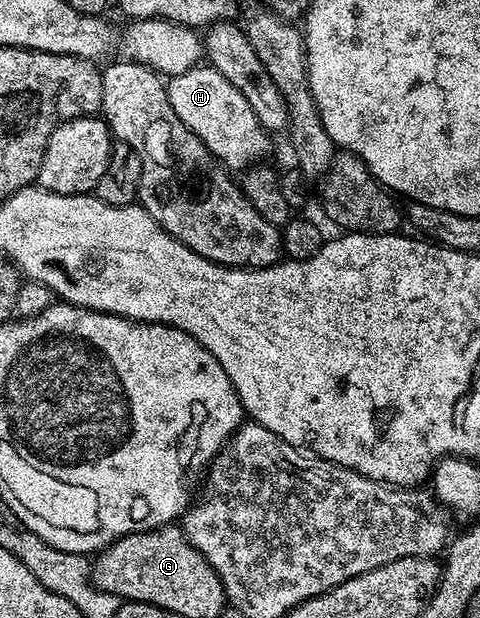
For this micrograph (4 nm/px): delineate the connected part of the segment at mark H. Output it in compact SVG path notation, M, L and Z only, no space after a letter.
M198 64L179 76L168 79L169 103L175 108L175 116L203 145L213 157L230 172L248 171L269 154L270 131L263 128L259 116L247 104L247 96L230 84L219 72L208 64Z

